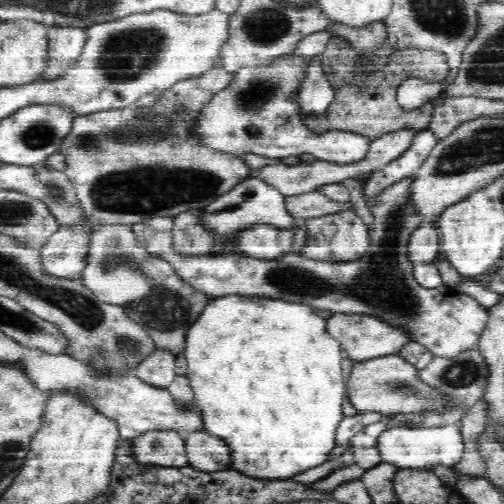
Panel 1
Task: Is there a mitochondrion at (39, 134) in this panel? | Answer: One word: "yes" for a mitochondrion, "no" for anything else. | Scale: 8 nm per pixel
yes

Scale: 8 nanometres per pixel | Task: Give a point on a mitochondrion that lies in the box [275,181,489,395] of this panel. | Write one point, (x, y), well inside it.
(465, 373)

